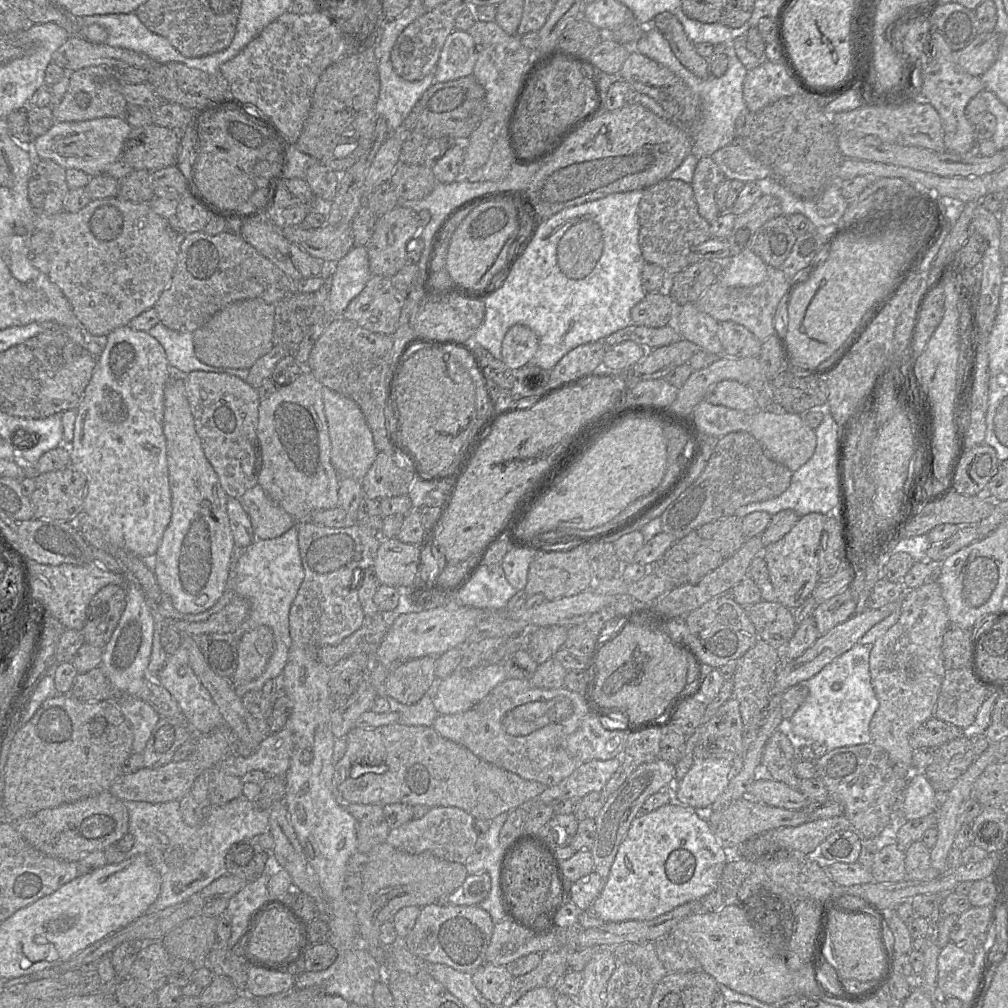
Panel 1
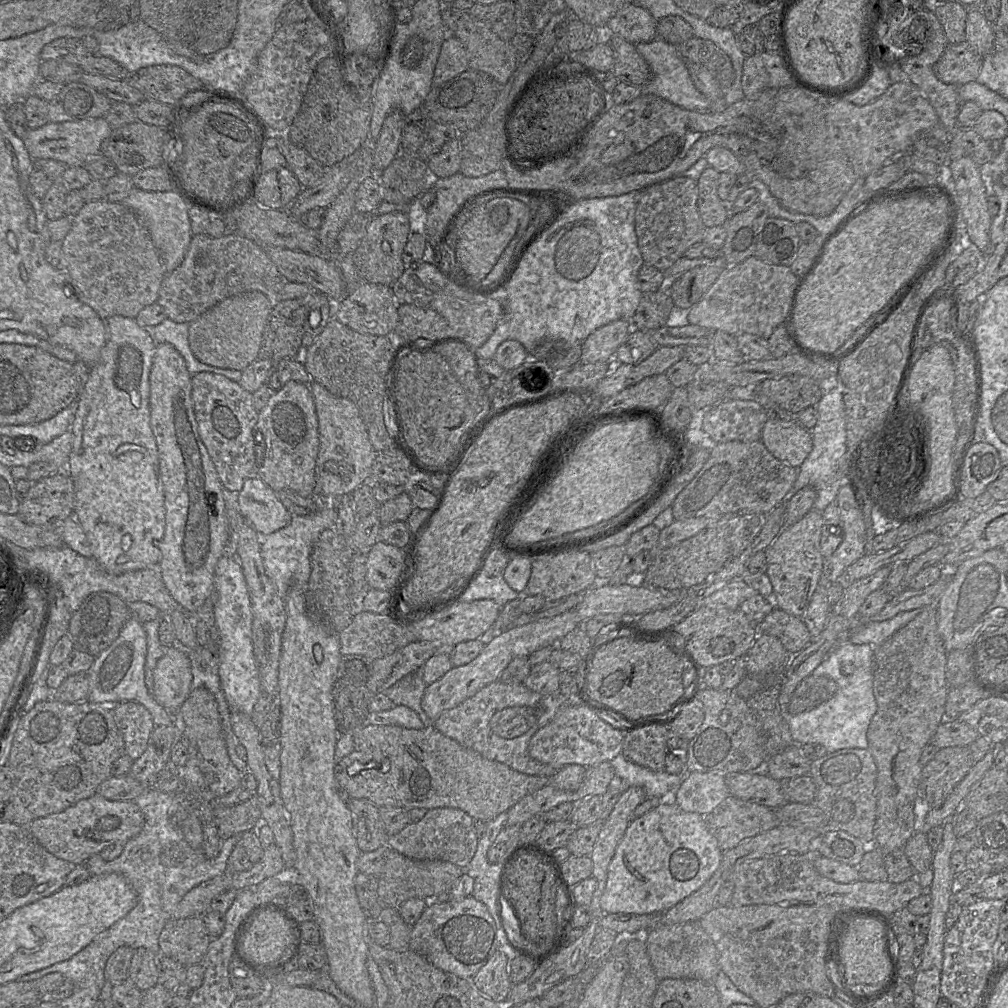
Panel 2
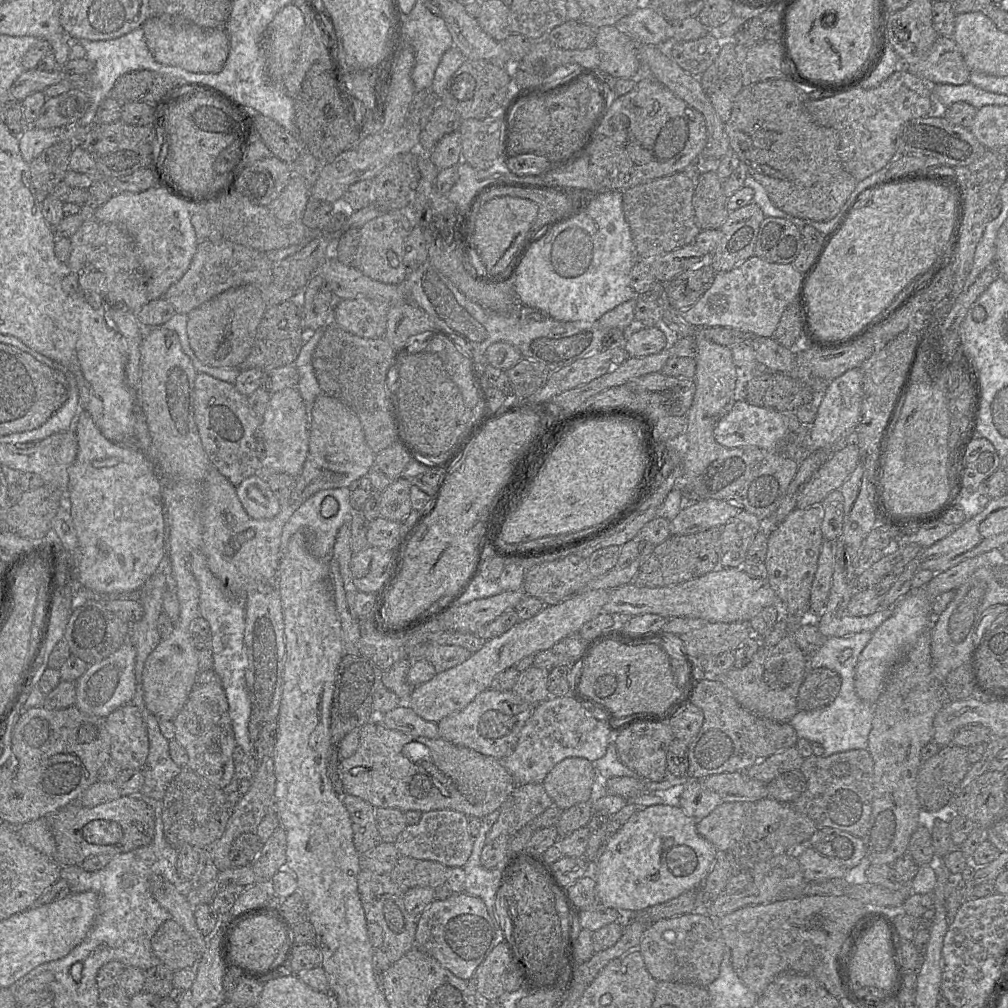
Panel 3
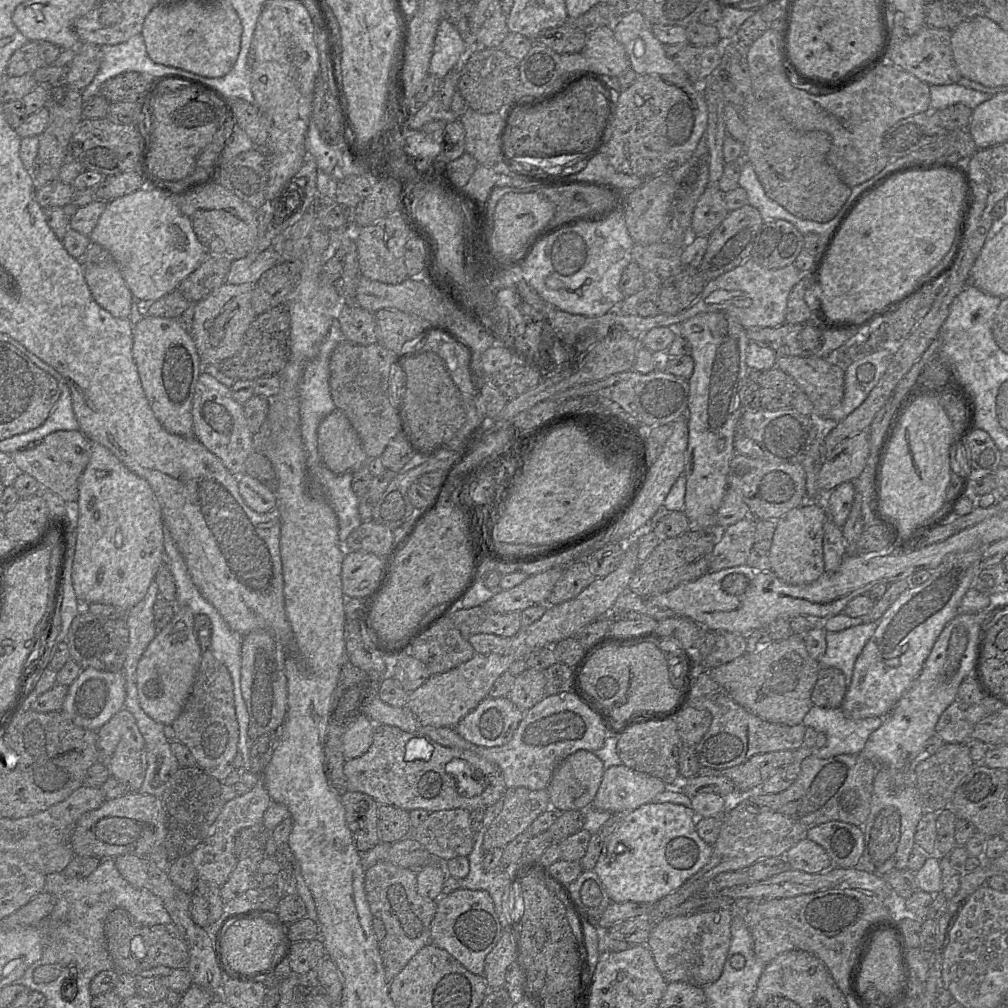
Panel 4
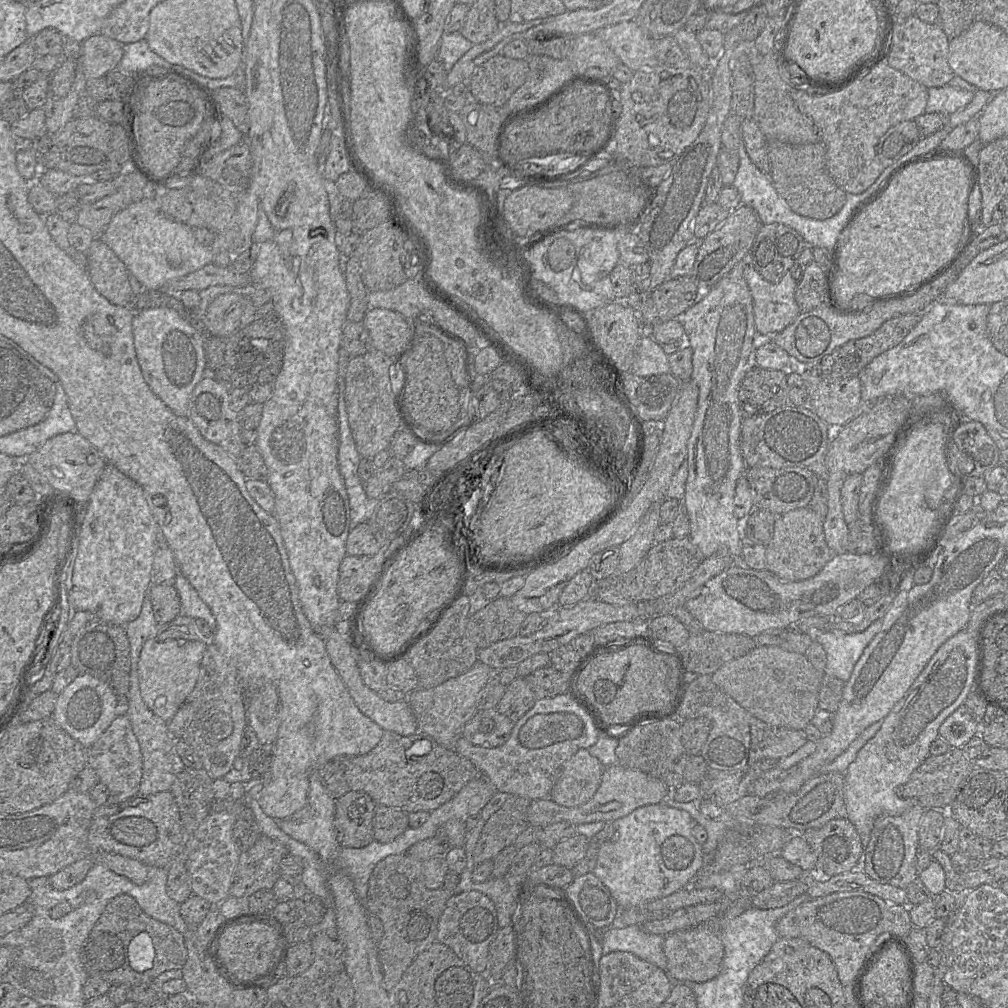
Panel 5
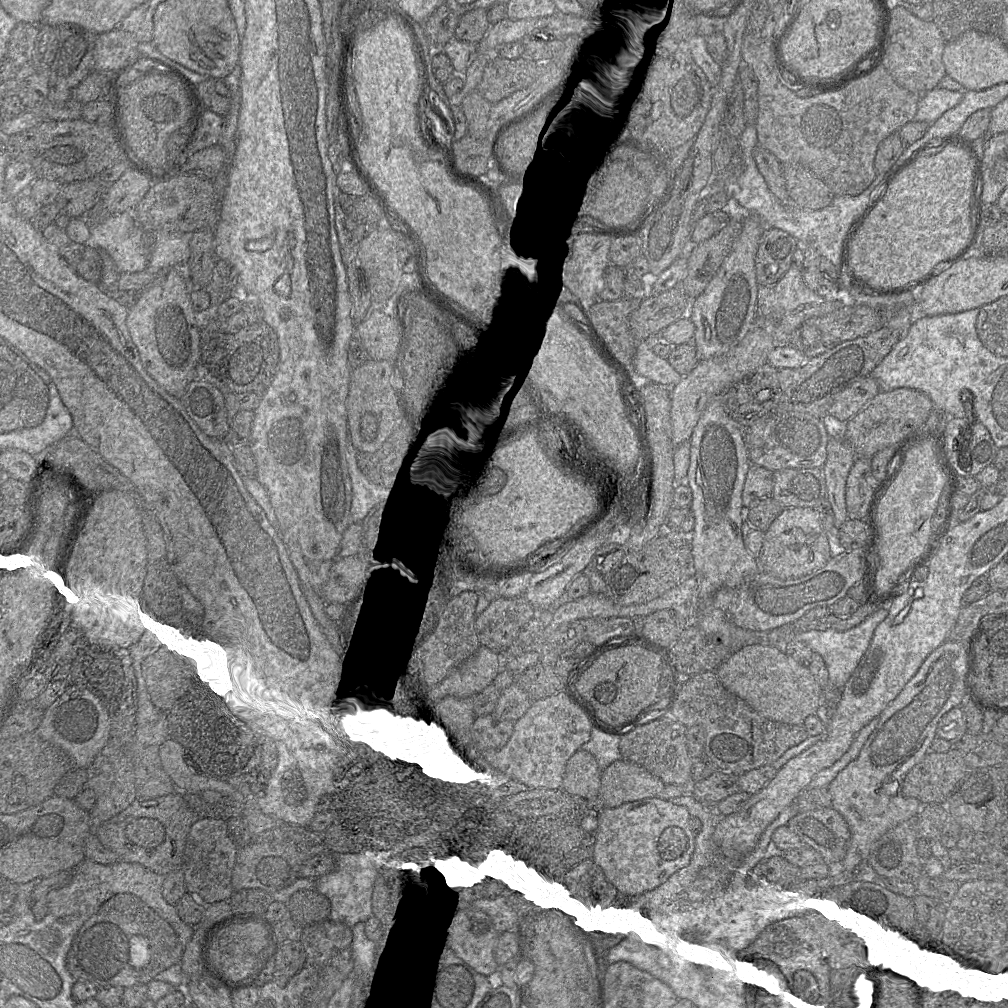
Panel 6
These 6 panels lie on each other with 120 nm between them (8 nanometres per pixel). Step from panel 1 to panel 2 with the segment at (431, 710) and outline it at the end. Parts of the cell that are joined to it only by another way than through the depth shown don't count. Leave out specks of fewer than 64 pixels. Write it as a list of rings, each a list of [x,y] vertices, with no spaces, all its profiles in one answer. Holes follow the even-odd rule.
[[[421,668],[407,674],[383,693],[395,706],[406,706],[416,712],[426,726],[433,726],[433,721],[421,707],[421,700],[427,685],[423,681]]]

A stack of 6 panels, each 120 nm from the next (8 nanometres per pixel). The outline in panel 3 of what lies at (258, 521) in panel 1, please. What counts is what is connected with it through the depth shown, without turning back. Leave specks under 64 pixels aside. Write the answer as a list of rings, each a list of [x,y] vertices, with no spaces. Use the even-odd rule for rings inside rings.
[[[258,474],[244,479],[235,490],[245,512],[253,519],[269,519],[280,510],[278,499]]]

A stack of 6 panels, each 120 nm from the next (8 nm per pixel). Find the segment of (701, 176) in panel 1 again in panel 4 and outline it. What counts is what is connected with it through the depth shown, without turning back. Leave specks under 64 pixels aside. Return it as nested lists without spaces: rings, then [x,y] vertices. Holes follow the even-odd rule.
[[[717,185],[706,186],[695,206],[691,234],[708,237],[725,219],[729,211],[724,202],[724,193]]]

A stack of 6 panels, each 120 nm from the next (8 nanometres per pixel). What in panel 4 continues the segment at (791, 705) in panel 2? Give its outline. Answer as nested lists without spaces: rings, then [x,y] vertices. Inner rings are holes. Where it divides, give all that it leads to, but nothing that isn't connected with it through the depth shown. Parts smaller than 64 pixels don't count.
[[[820,667],[811,692],[811,702],[821,708],[841,707],[846,693],[845,676],[834,667]]]

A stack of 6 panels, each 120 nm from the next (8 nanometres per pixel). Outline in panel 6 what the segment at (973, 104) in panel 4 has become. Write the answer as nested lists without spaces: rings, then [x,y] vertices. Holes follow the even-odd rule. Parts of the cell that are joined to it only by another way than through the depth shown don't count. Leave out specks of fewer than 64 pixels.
[[[935,87],[920,95],[918,109],[913,121],[932,124],[946,111],[958,105],[962,99],[963,93],[959,91],[950,91],[944,88]]]

